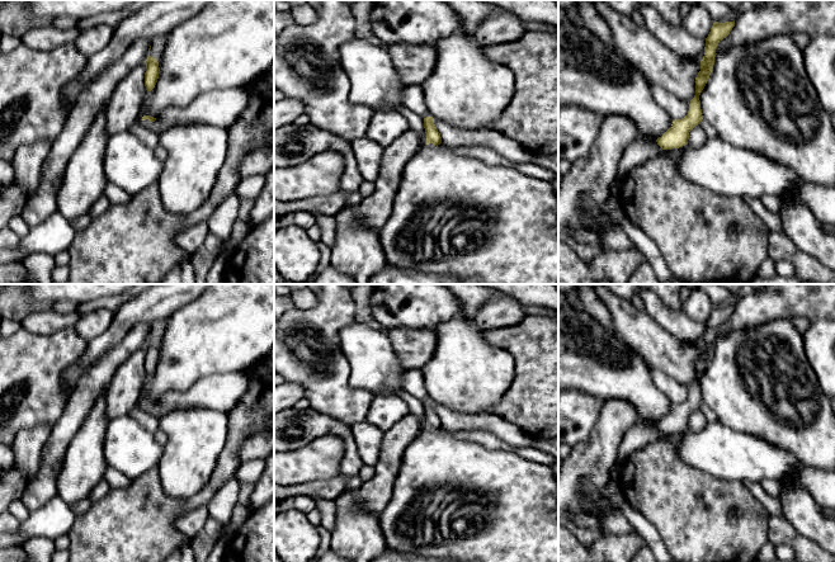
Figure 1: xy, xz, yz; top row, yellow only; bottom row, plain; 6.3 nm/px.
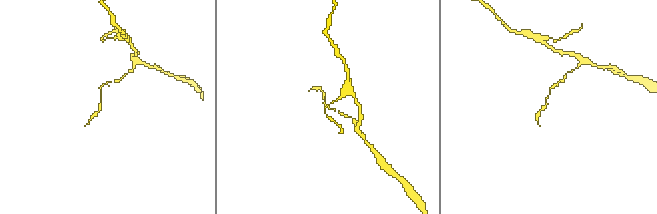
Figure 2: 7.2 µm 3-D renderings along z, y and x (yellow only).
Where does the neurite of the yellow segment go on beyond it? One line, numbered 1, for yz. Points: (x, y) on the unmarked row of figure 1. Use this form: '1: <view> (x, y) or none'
1: none

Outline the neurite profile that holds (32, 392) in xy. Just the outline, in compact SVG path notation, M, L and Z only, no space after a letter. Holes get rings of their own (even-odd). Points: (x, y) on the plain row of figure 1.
M75 327L47 336L20 329L0 337L0 444L11 448L19 430L53 426L60 420L69 400L62 374L85 354L86 348L88 341L77 335Z

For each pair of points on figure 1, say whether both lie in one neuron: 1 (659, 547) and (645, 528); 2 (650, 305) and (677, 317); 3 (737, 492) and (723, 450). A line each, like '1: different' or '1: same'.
1: same
2: same
3: different

